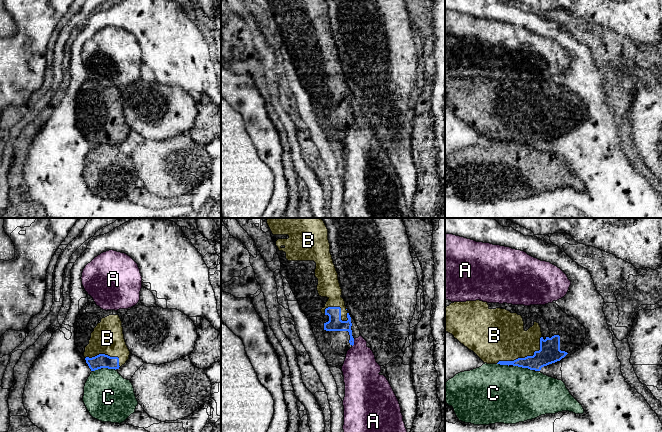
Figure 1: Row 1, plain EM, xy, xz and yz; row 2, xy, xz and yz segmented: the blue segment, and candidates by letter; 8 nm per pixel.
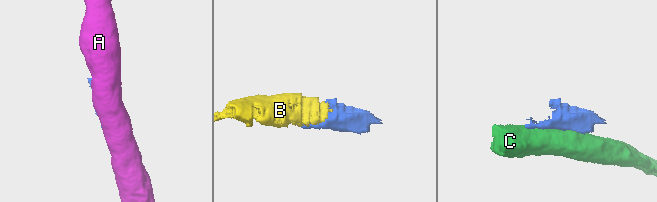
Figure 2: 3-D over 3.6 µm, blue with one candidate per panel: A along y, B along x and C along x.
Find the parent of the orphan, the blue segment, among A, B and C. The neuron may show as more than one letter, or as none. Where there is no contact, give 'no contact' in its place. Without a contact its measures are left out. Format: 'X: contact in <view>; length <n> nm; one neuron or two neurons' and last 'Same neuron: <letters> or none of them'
A: contact in xz; length 70 nm; two neurons
B: contact in yz; length 420 nm; one neuron
C: contact in yz; length 170 nm; two neurons
Same neuron: B

